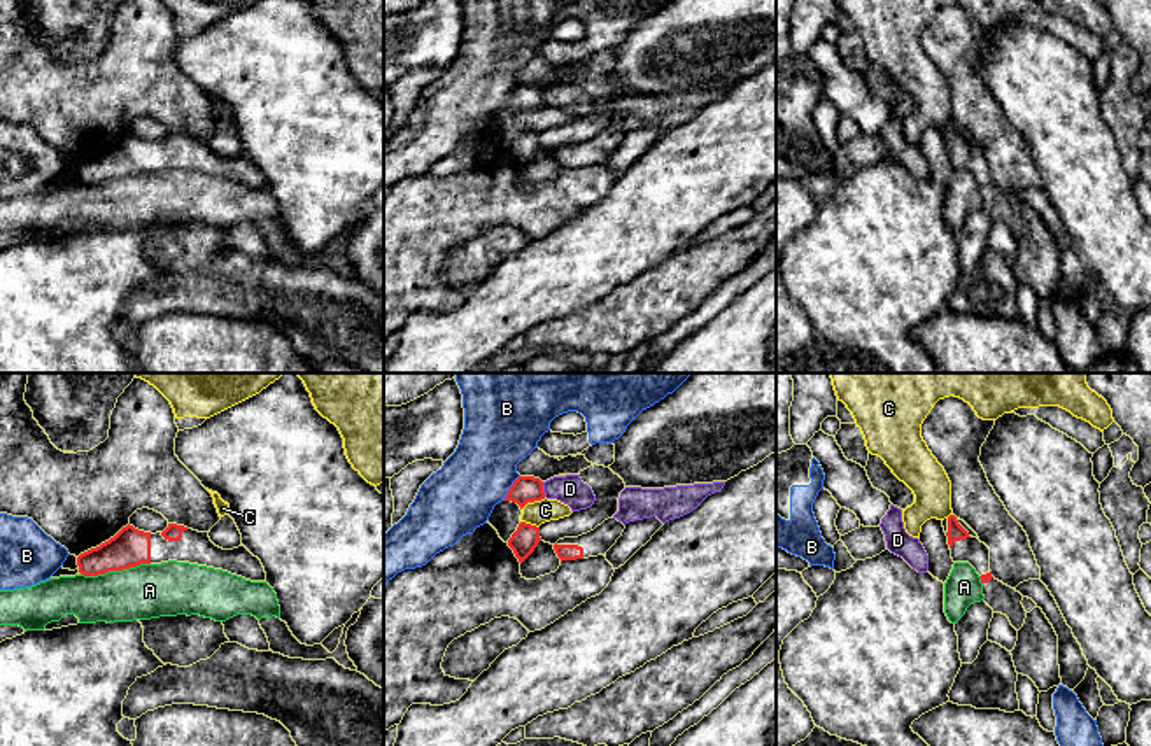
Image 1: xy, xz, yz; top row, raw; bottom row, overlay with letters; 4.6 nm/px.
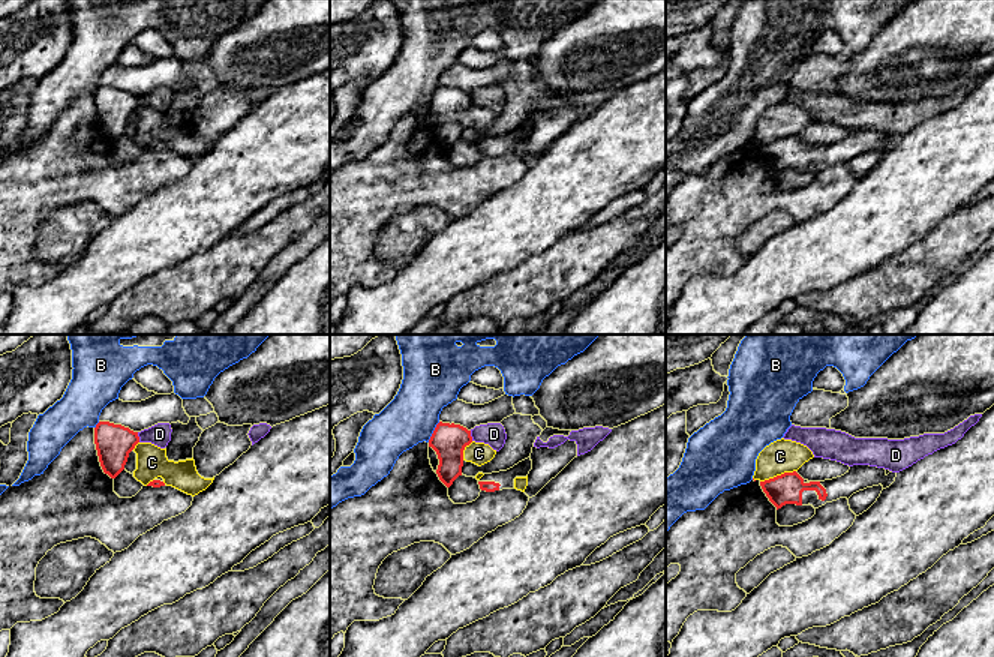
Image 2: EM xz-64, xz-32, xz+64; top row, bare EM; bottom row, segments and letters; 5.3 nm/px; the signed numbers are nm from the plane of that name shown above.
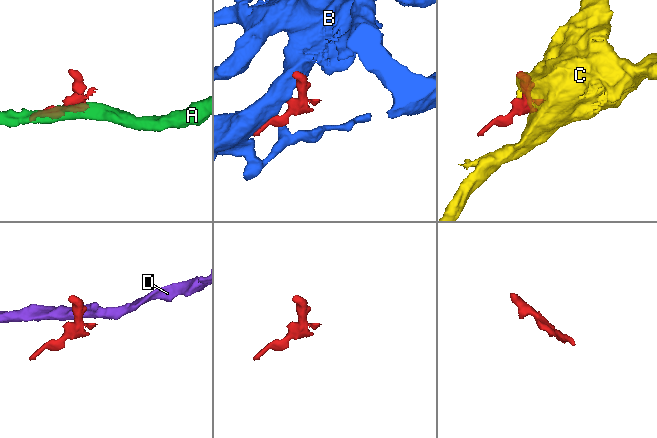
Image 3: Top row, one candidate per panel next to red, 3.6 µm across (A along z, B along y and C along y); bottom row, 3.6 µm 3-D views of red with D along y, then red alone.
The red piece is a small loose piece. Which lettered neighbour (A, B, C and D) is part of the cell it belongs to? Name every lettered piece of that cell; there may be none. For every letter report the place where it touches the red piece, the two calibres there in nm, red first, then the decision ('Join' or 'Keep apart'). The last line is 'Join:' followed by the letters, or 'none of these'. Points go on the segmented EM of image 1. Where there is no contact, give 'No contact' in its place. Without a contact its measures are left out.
A: Touches red at xy (114, 570). Thickness 180 nm (red) against 260 nm. Keep apart
B: Touches red at xz (510, 487). Thickness 130 nm (red) against 320 nm. Keep apart
C: Touches red at xz (533, 501). Thickness 130 nm (red) against 110 nm. Keep apart
D: Touches red at xz (542, 489). Thickness 130 nm (red) against 140 nm. Keep apart
Join: none of these

